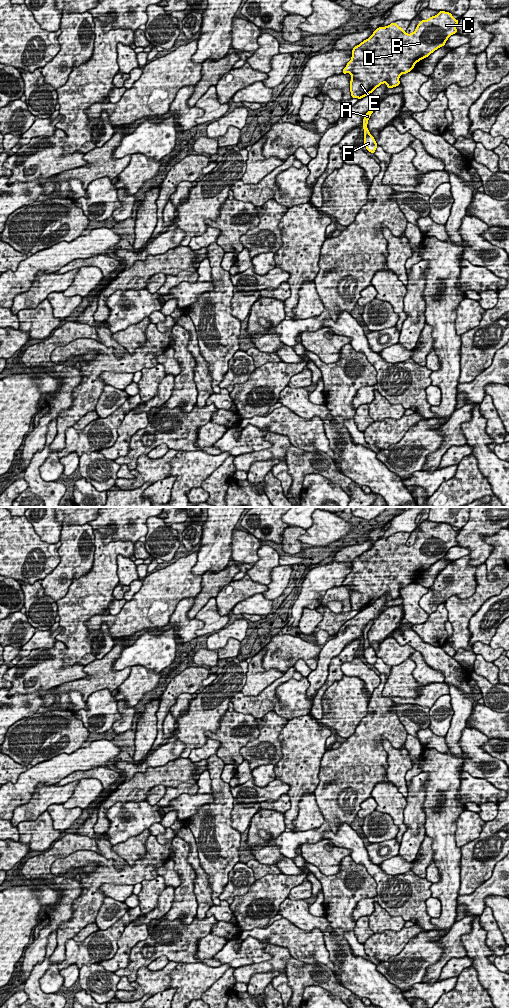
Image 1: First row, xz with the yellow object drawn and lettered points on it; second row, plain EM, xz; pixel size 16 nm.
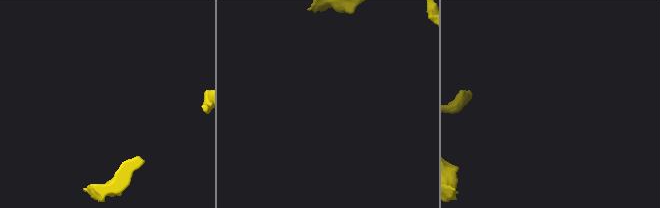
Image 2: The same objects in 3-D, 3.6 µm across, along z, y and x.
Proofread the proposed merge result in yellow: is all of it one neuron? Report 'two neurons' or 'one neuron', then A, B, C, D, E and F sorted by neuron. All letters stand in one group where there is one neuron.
one neuron | A B C D E F

